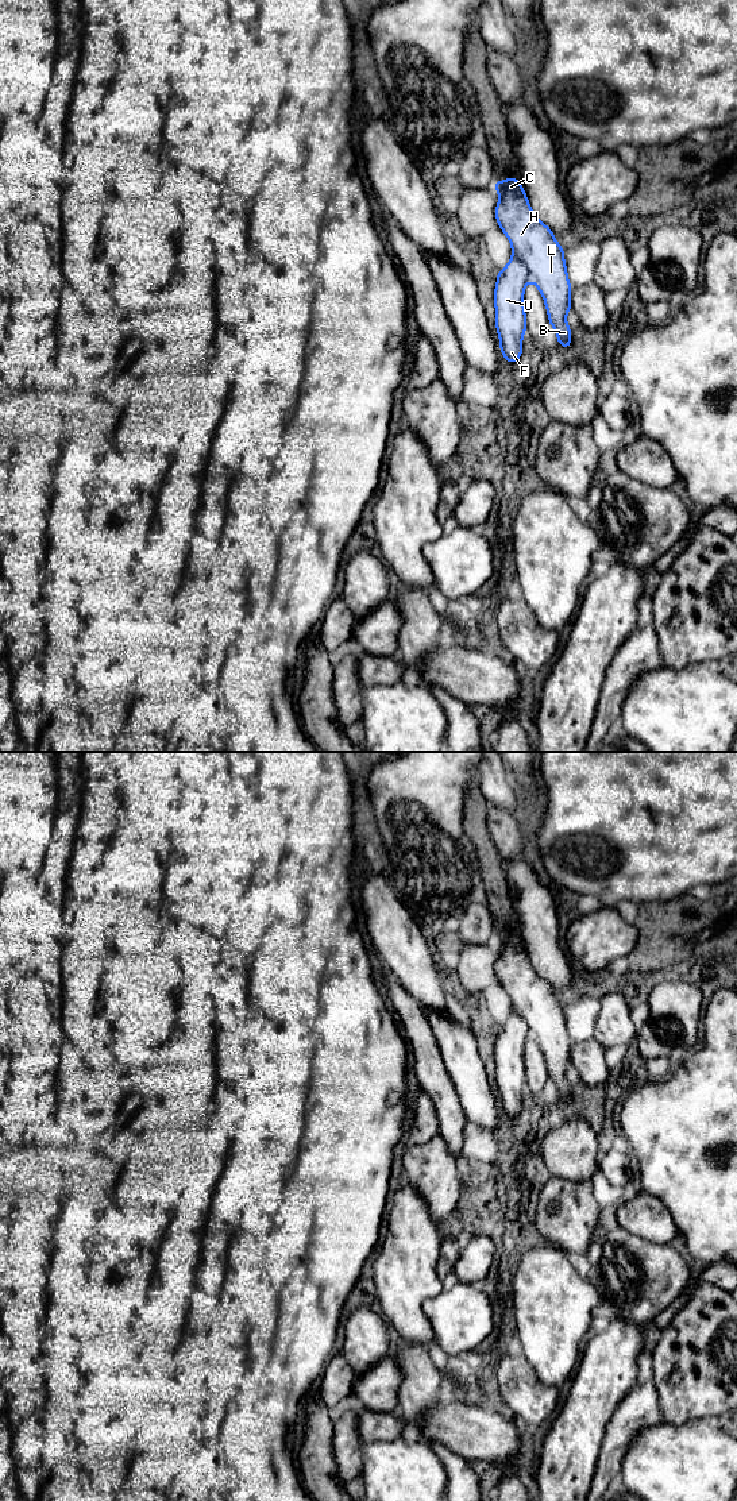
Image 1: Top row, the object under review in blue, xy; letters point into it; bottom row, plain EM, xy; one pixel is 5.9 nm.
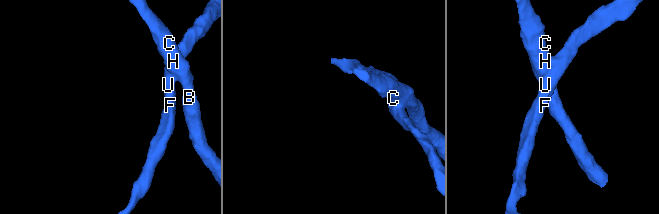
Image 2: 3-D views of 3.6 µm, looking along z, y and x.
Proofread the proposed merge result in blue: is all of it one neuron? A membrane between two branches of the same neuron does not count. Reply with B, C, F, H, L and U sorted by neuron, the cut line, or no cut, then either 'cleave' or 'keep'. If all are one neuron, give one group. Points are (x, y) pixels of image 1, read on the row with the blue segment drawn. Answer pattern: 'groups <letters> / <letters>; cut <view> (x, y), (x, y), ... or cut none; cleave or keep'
groups B C H L / F U; cut xy (512, 257), (524, 265), (529, 280); cleave

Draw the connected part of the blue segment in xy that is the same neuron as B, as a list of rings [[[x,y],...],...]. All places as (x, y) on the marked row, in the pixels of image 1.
[[[518,178],[494,181],[499,201],[495,219],[512,243],[513,258],[521,261],[529,281],[540,290],[548,312],[549,324],[557,335],[557,343],[571,346],[571,328],[566,316],[571,306],[571,285],[564,263],[564,250],[556,242],[549,227],[533,213]]]

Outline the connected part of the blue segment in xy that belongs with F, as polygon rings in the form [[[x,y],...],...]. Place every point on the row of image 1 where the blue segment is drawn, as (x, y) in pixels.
[[[513,258],[497,271],[494,290],[495,328],[501,342],[501,354],[509,363],[516,363],[522,352],[522,335],[526,332],[524,289],[529,281],[525,265]]]

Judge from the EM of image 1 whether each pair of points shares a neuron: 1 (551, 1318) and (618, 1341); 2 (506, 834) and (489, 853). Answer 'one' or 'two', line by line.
1: two
2: two

